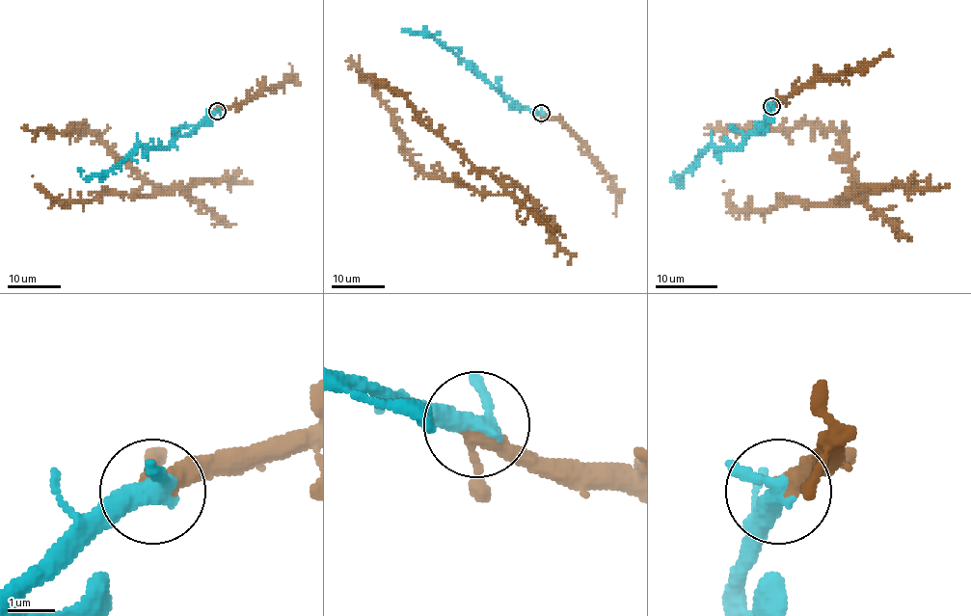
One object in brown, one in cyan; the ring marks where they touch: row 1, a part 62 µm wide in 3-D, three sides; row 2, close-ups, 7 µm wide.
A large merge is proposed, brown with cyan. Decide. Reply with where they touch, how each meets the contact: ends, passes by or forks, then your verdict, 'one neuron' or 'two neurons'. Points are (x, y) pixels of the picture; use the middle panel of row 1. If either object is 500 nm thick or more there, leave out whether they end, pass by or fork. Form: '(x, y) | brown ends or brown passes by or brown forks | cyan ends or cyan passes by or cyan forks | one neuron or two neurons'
(541, 113) | brown passes by | cyan passes by | one neuron

